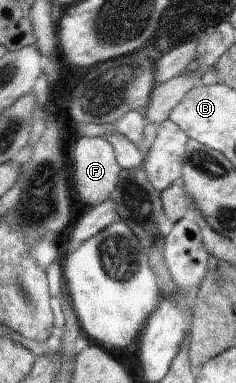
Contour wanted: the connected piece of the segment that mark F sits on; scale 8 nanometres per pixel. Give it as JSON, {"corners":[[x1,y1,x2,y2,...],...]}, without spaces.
{"corners":[[78,137,73,147,71,178,77,189,79,206,87,209,105,202,117,186,121,167,115,160,113,147,105,137]]}

